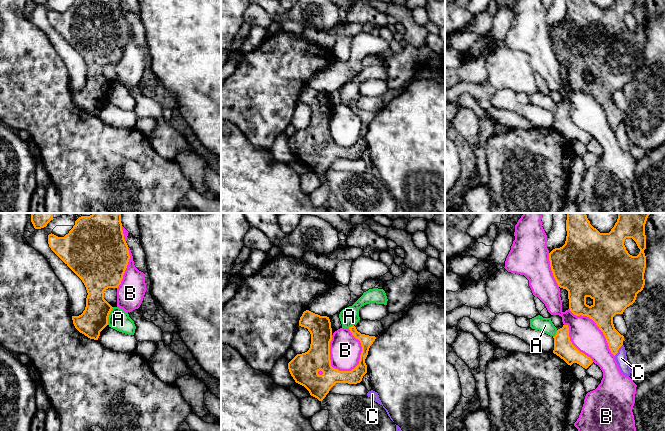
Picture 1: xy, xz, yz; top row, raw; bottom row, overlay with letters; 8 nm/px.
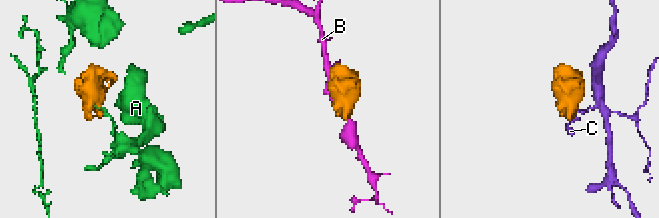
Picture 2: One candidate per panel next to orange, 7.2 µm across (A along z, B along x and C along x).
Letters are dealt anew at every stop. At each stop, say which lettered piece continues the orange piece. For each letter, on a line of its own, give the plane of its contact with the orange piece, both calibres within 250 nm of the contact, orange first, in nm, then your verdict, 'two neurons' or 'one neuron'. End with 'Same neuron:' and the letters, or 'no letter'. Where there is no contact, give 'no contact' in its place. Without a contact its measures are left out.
A: xy | 220/170 nm | two neurons
B: xz | 120/260 nm | two neurons
C: yz | 130/90 nm | two neurons
Same neuron: no letter

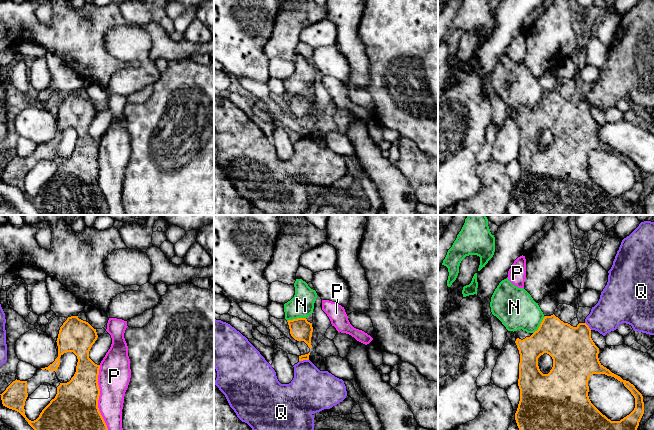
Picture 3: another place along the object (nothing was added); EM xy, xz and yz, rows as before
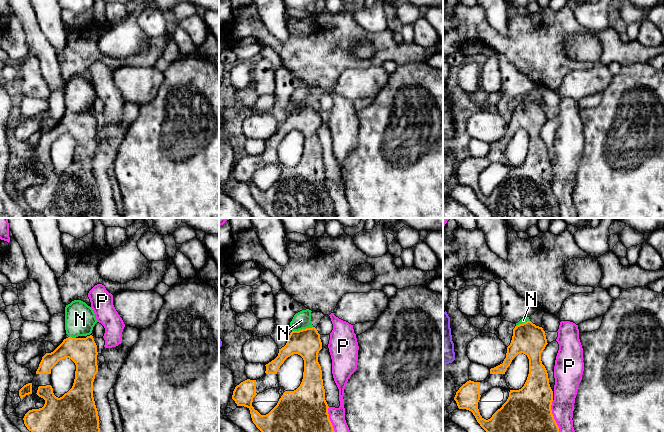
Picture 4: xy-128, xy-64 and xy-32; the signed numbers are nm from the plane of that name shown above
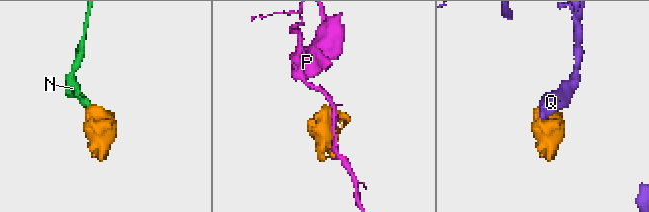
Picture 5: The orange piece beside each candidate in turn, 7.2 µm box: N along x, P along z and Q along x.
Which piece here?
N: xz | 180/190 nm | one neuron
P: xy | 460/260 nm | two neurons
Q: xz | 50/340 nm | two neurons
Same neuron: N

